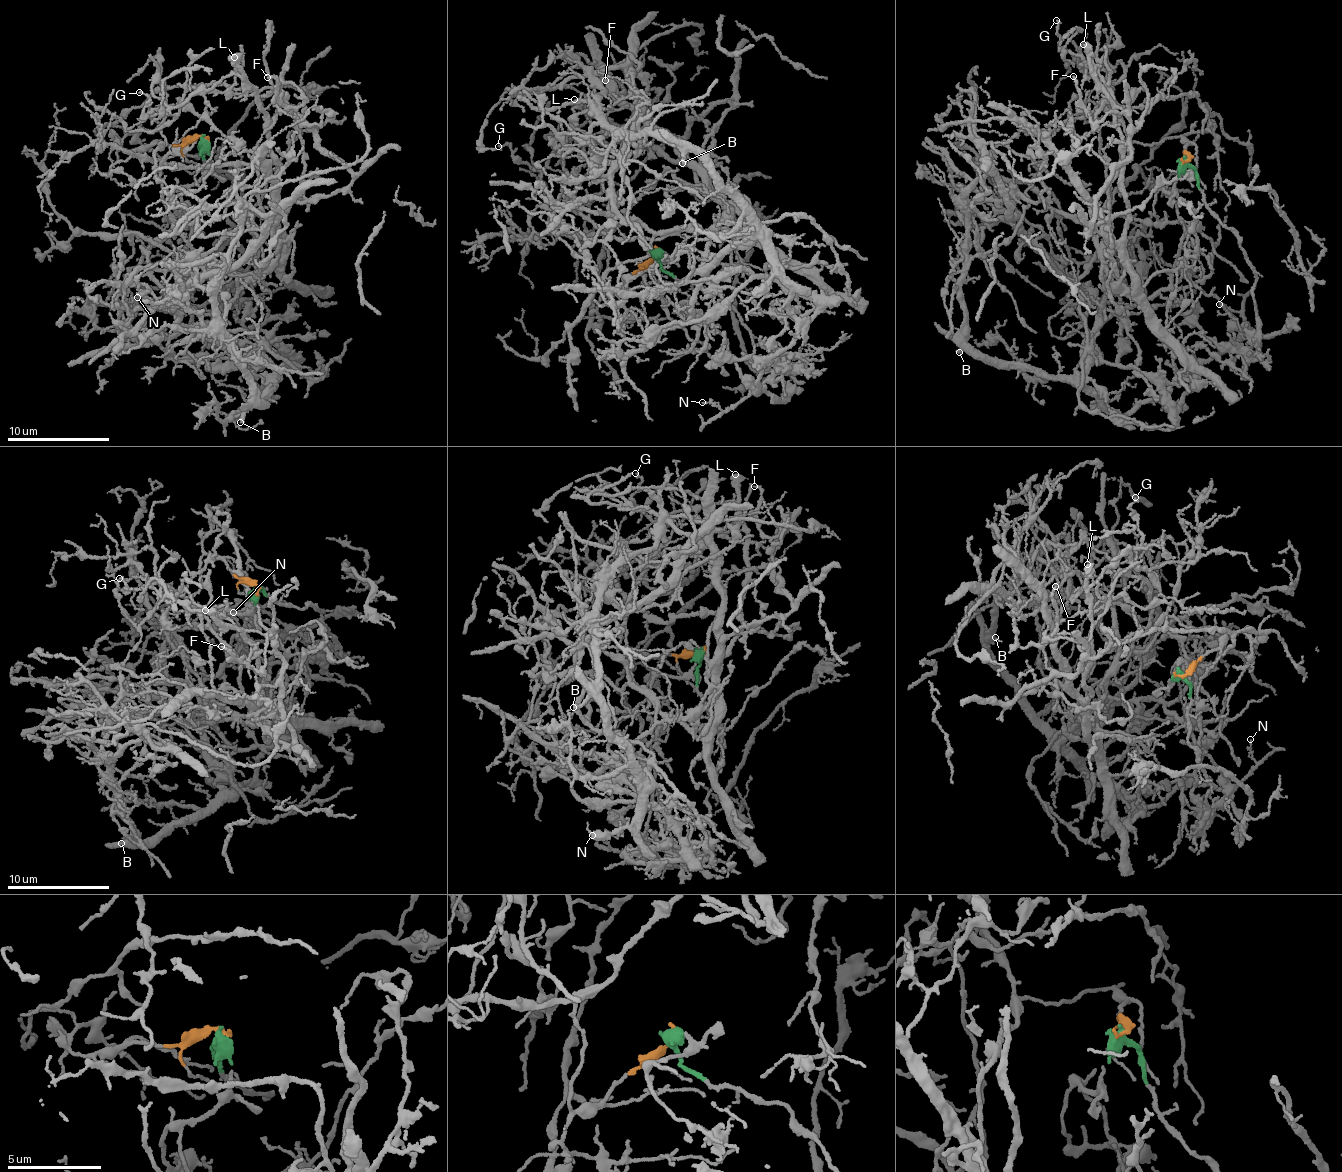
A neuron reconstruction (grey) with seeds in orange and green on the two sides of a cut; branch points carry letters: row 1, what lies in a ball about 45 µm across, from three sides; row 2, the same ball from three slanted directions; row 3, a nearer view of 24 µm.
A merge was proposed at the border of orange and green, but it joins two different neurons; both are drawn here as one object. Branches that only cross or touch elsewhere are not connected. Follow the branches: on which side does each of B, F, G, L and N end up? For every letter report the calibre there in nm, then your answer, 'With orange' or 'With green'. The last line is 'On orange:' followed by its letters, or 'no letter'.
B: Thickness 280 nm. With green
F: Thickness 180 nm. With orange
G: Thickness 160 nm. With orange
L: Thickness 600 nm. With orange
N: Thickness 110 nm. With green
On orange: F, G, L

